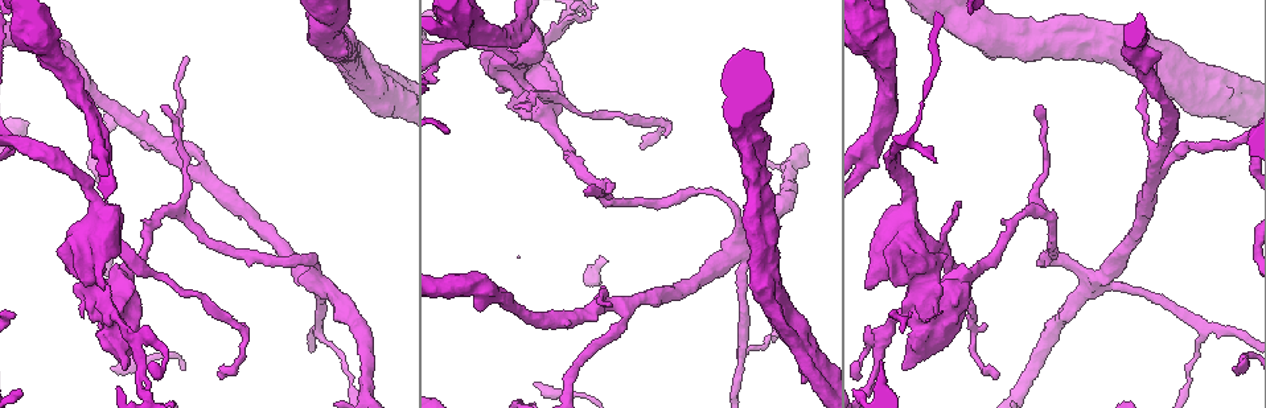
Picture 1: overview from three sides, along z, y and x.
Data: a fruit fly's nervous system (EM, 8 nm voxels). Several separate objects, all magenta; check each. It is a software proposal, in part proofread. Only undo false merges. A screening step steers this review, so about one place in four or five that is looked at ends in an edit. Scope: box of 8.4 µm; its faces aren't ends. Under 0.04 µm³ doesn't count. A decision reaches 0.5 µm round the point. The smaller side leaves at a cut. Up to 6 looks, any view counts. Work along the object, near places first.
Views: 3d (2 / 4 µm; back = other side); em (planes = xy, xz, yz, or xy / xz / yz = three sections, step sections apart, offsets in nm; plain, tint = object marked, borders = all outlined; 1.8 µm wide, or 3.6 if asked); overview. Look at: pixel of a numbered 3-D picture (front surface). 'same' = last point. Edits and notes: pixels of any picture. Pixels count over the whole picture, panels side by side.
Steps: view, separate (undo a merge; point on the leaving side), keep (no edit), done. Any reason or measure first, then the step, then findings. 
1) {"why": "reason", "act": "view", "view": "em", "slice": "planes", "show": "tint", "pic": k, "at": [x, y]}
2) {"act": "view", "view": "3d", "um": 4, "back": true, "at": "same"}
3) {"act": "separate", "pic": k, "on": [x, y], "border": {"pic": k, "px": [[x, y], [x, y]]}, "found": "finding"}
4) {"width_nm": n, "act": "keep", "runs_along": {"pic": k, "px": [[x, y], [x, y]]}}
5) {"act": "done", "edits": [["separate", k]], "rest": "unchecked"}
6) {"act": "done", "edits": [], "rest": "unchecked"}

{"why": "thick turns thin", "act": "view", "view": "3d", "um": 4, "pic": 1, "at": [122, 326]}

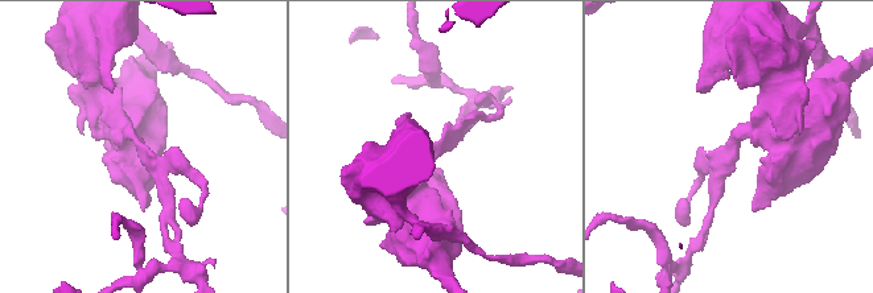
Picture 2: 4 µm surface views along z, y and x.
{"why": "now the EM", "act": "view", "view": "em", "um": 3.6, "slice": "xz", "step": 8, "show": "tint", "pic": 2, "at": [144, 143]}

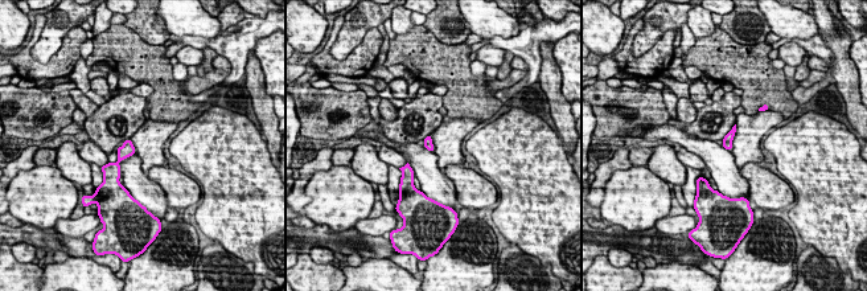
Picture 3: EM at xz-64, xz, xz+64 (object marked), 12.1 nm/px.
{"act": "separate", "pic": 3, "on": [127, 142], "found": "a second cell is stuck on"}

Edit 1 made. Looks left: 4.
{"act": "view", "view": "3d", "um": 2, "pic": 1, "at": [767, 275]}

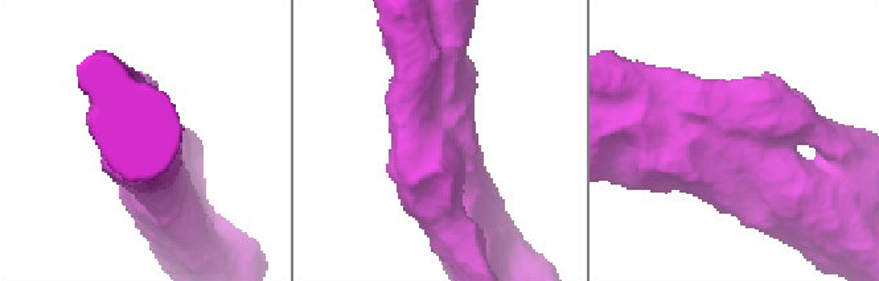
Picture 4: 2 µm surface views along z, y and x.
{"act": "view", "view": "em", "slice": "xz", "step": 16, "show": "tint", "pic": 4, "at": [441, 137]}

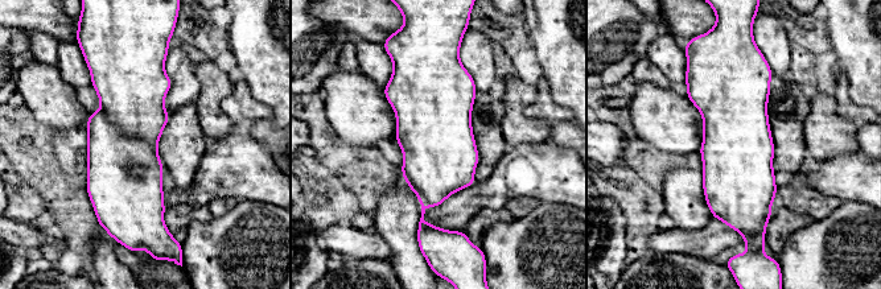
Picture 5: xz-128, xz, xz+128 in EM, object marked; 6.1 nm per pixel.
{"act": "keep", "found": "all the same cell"}

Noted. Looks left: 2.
{"why": "four arms meet", "act": "view", "view": "em", "slice": "planes", "show": "tint", "pic": 1, "at": [316, 278]}

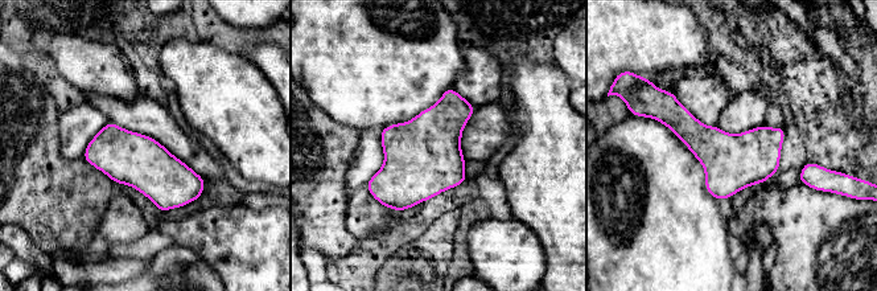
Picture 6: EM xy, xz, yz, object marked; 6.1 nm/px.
{"act": "keep", "found": "one cell here"}

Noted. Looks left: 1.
{"act": "done", "edits": [["separate", 3]], "rest": "unchecked"}

